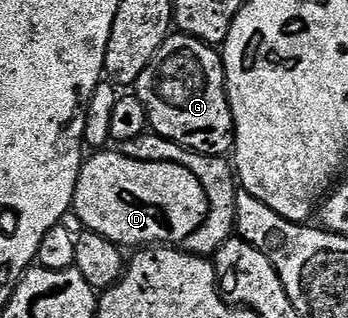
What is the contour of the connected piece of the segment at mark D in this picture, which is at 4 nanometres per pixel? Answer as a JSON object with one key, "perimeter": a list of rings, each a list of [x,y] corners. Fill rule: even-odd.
{"perimeter":[[[97,151],[89,155],[93,157],[86,156],[75,183],[72,212],[77,213],[88,232],[103,235],[103,239],[118,247],[177,247],[210,216],[207,195],[187,167],[179,163],[139,163],[137,159],[127,159],[120,151],[109,152]]]}

